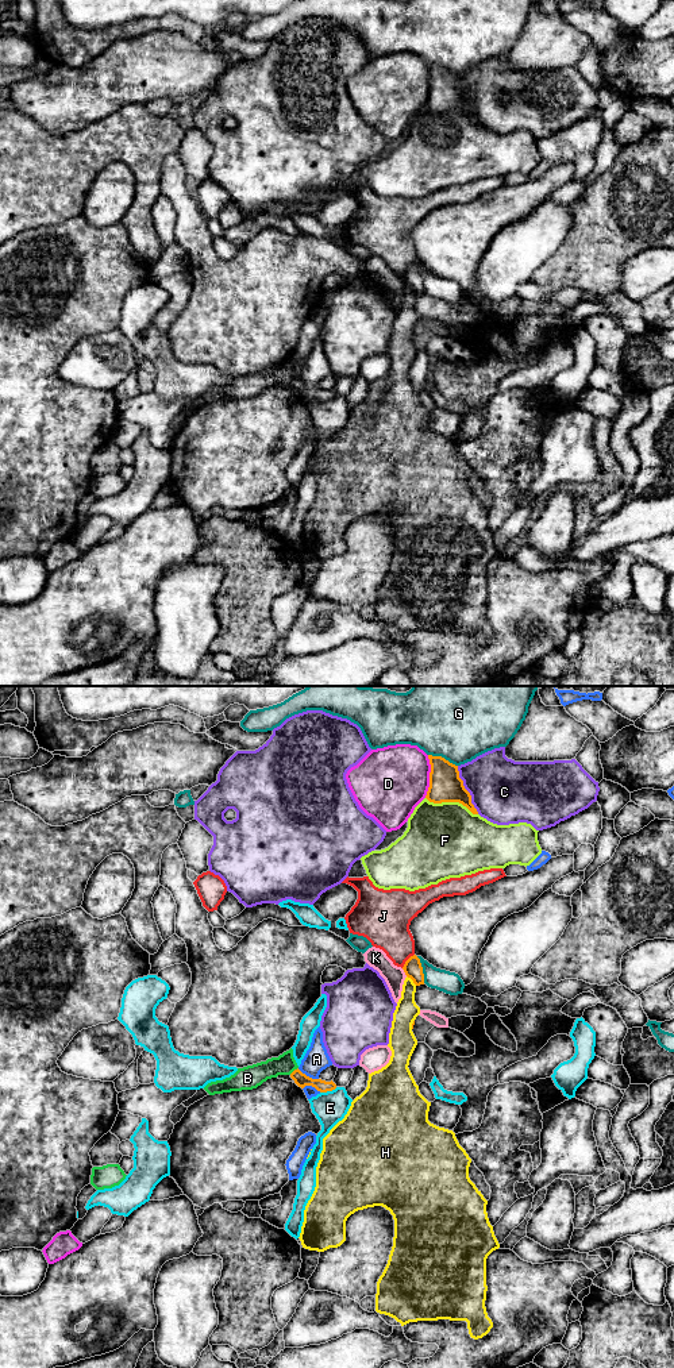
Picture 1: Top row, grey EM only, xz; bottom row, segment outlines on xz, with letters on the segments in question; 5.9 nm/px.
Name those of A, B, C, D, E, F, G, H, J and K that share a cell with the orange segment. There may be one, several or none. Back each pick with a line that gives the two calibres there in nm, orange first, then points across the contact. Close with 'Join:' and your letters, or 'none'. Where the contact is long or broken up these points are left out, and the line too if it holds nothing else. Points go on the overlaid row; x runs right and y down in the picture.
Join: none

